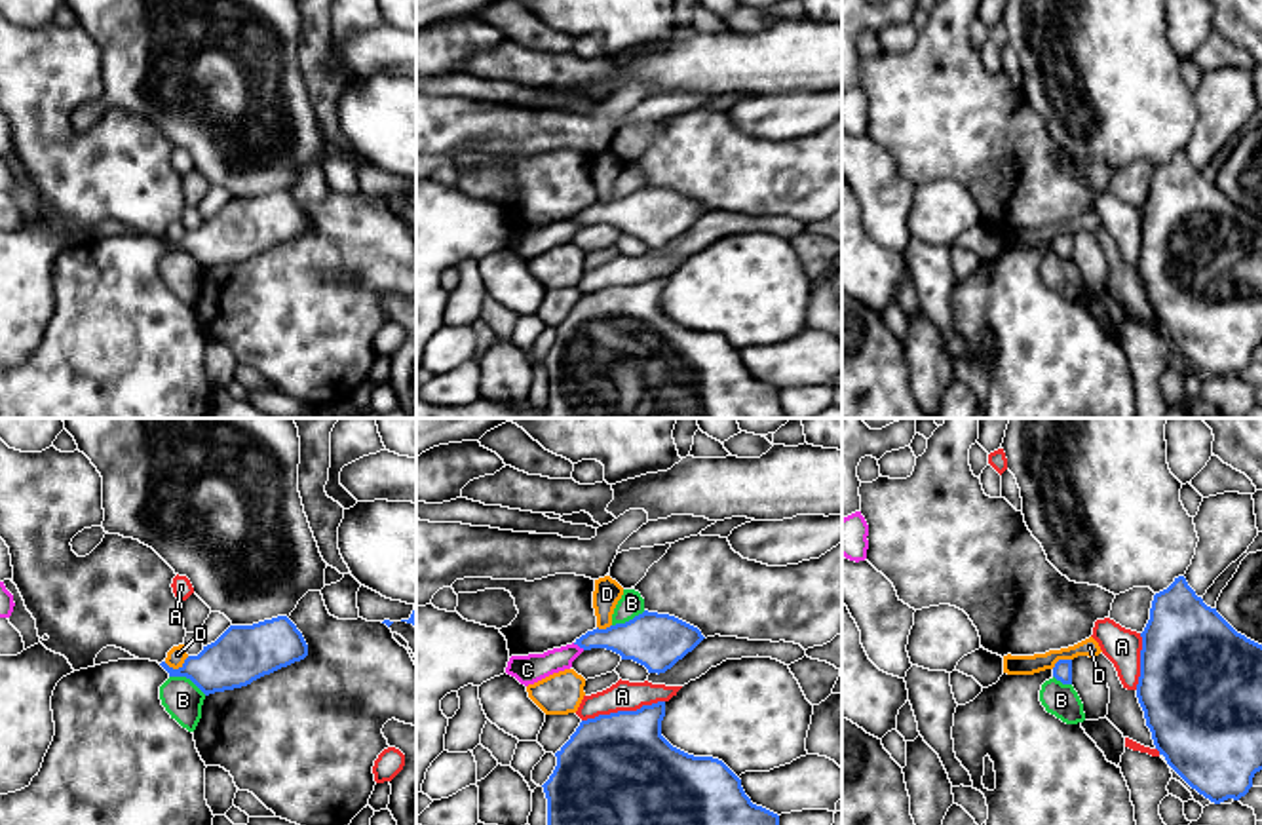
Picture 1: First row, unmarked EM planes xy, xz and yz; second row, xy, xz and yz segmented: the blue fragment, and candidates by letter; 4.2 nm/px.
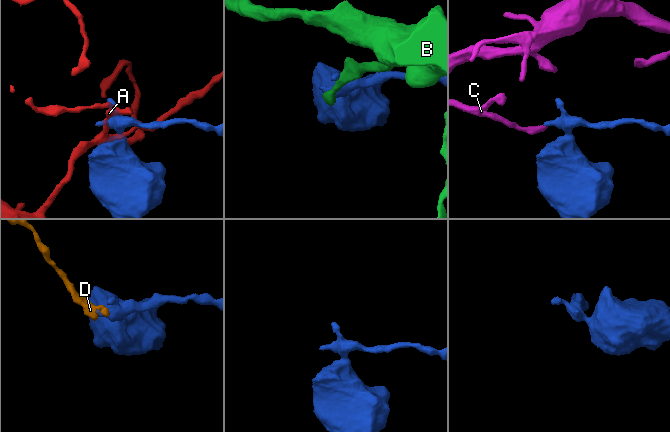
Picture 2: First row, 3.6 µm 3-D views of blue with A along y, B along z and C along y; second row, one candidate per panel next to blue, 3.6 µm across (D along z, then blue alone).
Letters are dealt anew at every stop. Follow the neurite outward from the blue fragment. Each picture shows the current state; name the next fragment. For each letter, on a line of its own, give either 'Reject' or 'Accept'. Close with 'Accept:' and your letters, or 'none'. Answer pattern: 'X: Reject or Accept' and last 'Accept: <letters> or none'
A: Reject
B: Reject
C: Reject
D: Reject
Accept: none

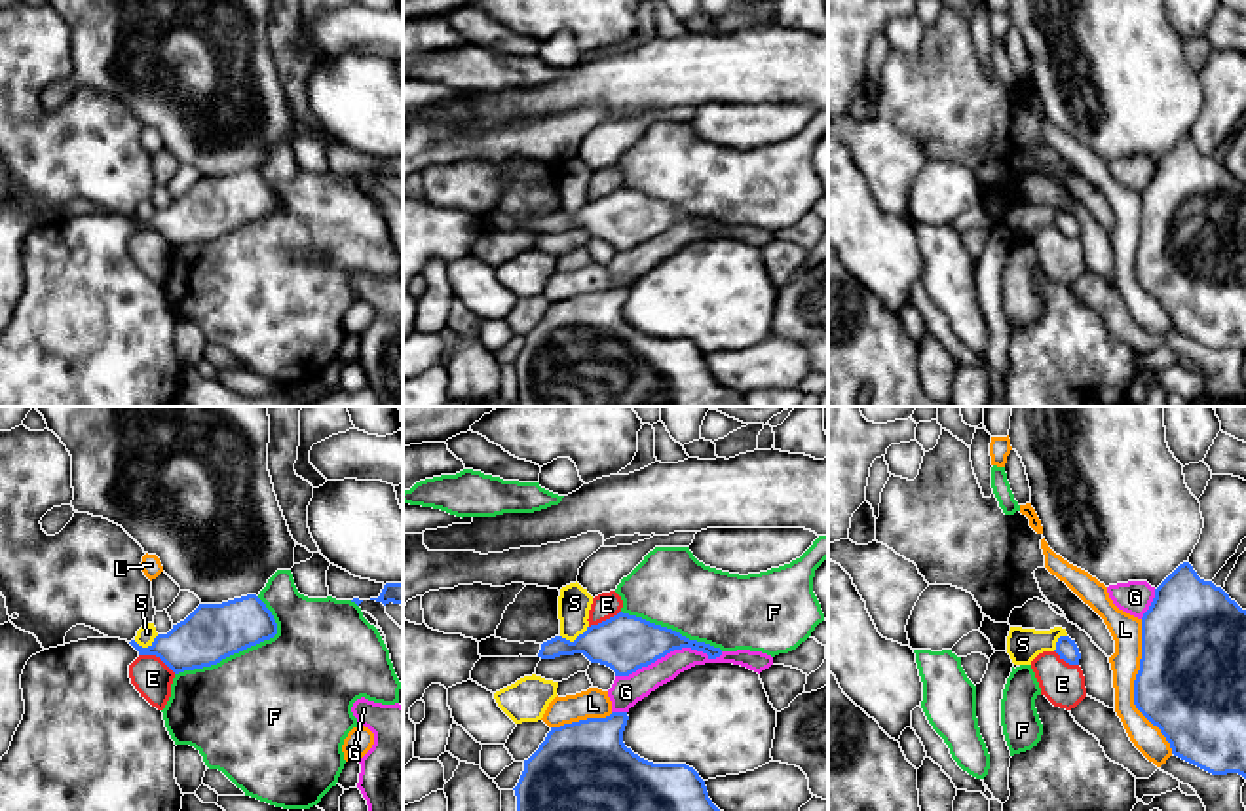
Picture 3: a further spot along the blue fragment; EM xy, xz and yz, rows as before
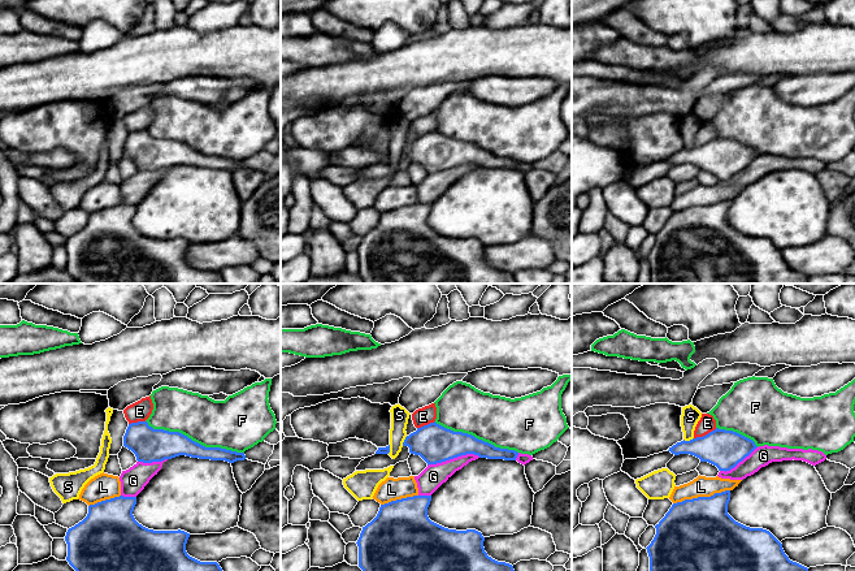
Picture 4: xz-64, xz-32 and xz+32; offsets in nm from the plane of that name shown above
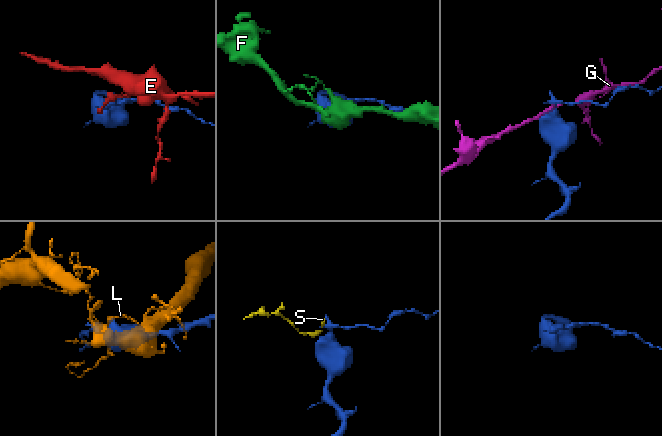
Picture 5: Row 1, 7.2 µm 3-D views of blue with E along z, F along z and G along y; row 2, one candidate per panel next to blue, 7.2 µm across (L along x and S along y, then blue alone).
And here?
E: Reject
F: Reject
G: Reject
L: Reject
S: Reject
Accept: none

